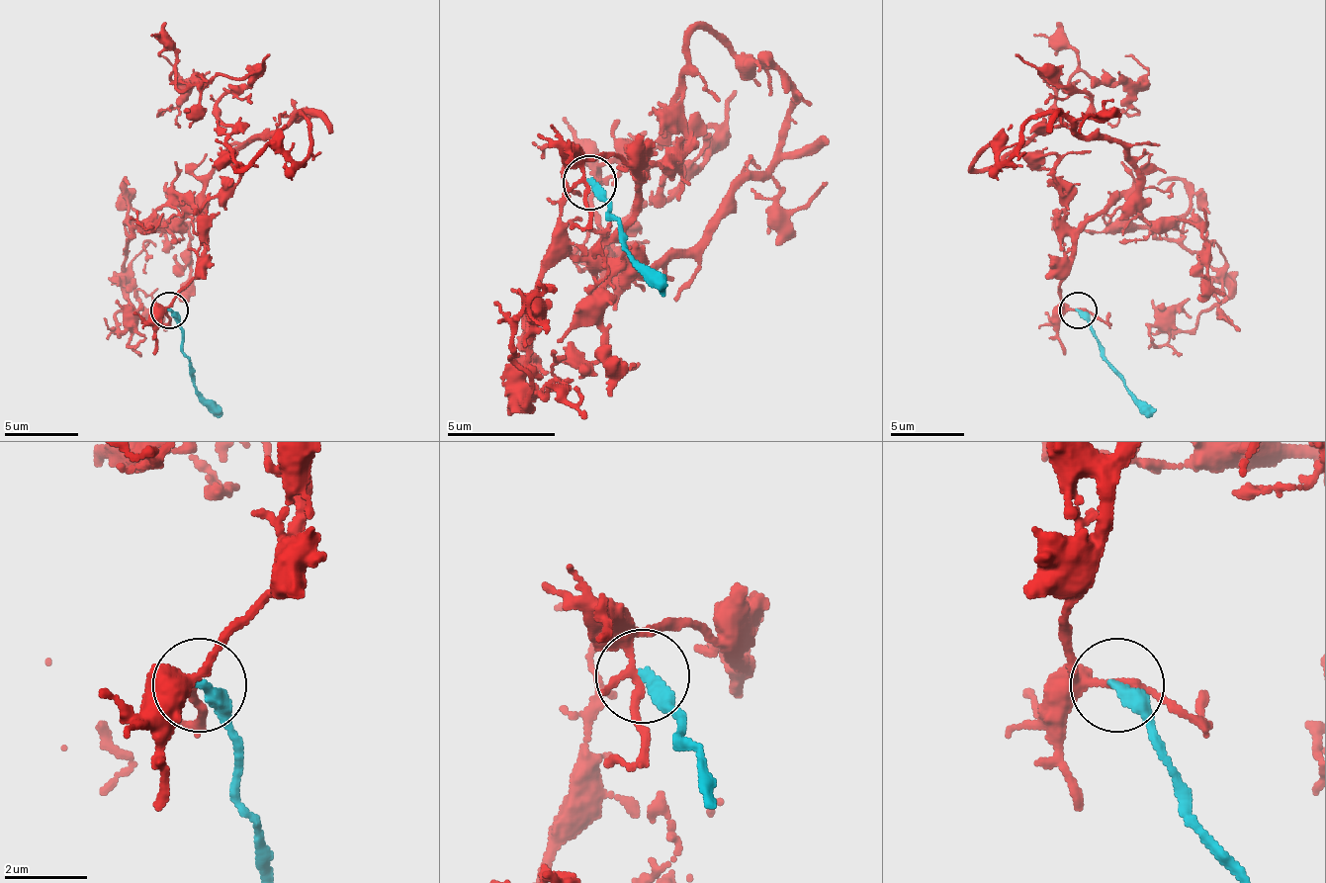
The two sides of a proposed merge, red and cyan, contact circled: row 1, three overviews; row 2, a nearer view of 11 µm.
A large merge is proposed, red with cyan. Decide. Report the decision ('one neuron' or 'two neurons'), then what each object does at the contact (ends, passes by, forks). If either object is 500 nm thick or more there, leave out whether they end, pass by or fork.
two neurons; red forks there; cyan ends there

